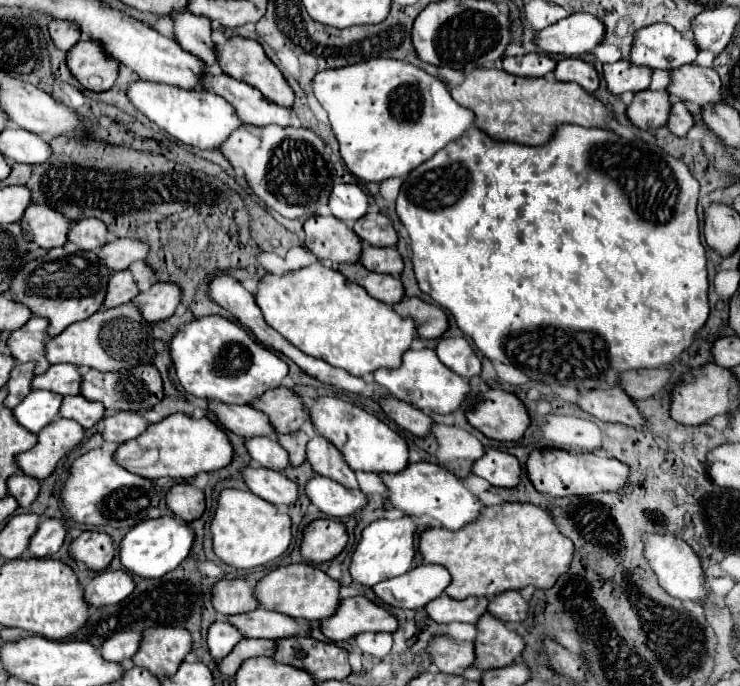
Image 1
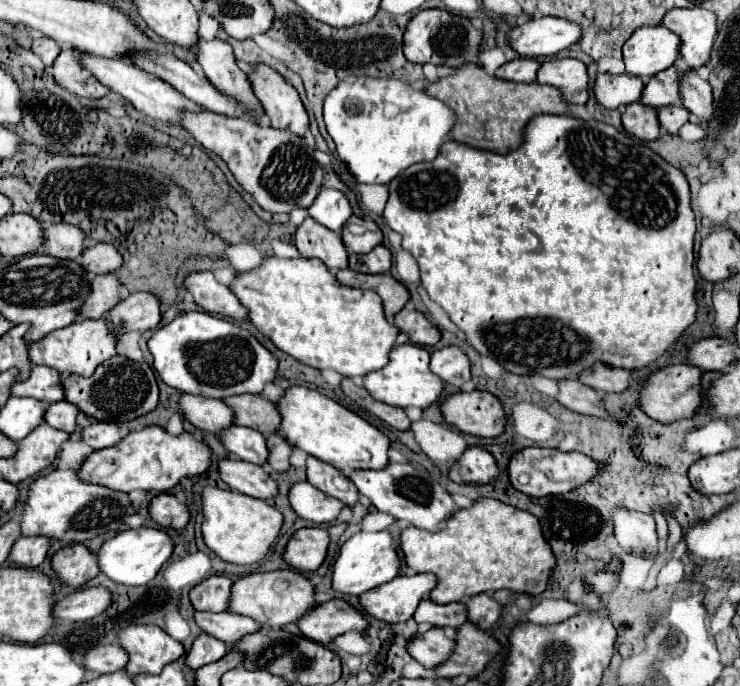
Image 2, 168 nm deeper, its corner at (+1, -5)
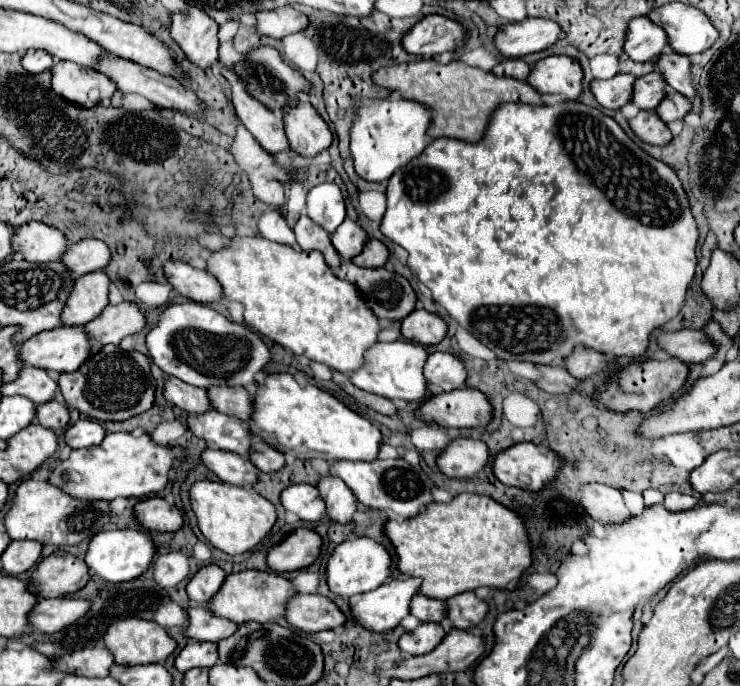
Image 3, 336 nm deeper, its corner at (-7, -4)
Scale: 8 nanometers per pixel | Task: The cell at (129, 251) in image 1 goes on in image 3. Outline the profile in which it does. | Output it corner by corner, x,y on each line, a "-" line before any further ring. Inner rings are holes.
81,240
71,244
63,256
63,264
73,272
73,276
83,276
89,272
105,270
109,264
109,246
101,240

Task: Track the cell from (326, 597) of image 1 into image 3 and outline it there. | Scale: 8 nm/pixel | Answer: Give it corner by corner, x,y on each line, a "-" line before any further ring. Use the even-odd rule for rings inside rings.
247,570
247,572
237,572
229,574
227,580
223,582
221,590
213,596
209,602
209,608
213,614
233,620
237,624
243,622
271,622
275,618
281,618
285,614
287,602
297,594
295,586
291,580
277,572
261,572
261,570

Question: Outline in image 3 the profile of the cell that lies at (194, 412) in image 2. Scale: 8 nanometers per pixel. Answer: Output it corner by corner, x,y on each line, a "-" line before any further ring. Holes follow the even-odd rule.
177,378
165,380
165,392
163,394
171,404
179,406
187,414
201,414
201,412
213,410
205,390
201,390
197,386
189,386

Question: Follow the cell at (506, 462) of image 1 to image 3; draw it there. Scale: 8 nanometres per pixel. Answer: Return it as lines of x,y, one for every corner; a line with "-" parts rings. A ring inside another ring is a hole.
457,438
437,458
439,470
449,478
473,478
489,462
489,448
481,440

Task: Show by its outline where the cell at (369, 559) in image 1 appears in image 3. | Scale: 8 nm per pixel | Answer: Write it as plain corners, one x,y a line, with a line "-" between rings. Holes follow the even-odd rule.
355,536
355,538
341,542
327,562
327,586
331,588
331,592
335,592
343,598
351,598
355,594
375,590
389,576
391,576
391,554
387,552
387,548
383,544
379,544
367,536
361,536
361,538

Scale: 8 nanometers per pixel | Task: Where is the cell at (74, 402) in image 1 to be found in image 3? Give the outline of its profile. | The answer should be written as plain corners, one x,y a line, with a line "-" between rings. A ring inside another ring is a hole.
47,402
37,406
39,424
51,430
65,430
69,426
69,408
65,402

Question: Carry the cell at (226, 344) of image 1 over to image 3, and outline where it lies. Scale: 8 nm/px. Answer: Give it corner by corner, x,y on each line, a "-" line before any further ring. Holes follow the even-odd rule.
199,302
171,304
159,318
159,324
147,334
151,360
167,374
191,386
209,390
211,386
251,386
259,372
271,362
271,352
259,334
227,320
223,314

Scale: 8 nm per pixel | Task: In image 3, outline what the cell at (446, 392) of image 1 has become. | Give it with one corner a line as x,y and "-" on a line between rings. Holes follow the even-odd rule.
397,340
397,342
377,342
365,354
367,364
351,374
351,382
371,394
391,398
391,400
405,400
405,402
423,402
429,396
427,380
423,376
423,366
427,360
427,350
419,344

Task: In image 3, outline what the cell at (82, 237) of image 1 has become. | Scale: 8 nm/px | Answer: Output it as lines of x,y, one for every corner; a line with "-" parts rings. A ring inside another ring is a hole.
29,222
17,228
13,238
15,252
21,252
29,262
53,262
61,260
65,248
69,248
67,236
53,226
43,222

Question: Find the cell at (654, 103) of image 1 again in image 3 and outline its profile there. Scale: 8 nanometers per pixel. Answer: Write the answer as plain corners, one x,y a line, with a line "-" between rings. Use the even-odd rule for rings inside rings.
641,110
635,118
629,120
631,130
635,132
637,138
641,138
647,144
655,144
655,146
665,146
671,142
671,130
667,128
667,124
657,116
655,110

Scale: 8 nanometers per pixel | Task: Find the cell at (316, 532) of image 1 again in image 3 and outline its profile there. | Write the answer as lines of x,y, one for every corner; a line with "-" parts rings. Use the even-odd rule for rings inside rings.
297,528
281,544
269,550
267,564
275,572
293,572
311,566
321,552
321,536
309,528

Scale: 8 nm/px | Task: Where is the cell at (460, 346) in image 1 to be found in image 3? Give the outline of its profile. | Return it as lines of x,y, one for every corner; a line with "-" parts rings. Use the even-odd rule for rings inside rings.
433,352
425,364
429,393
437,395
467,386
467,370
463,362
449,352

